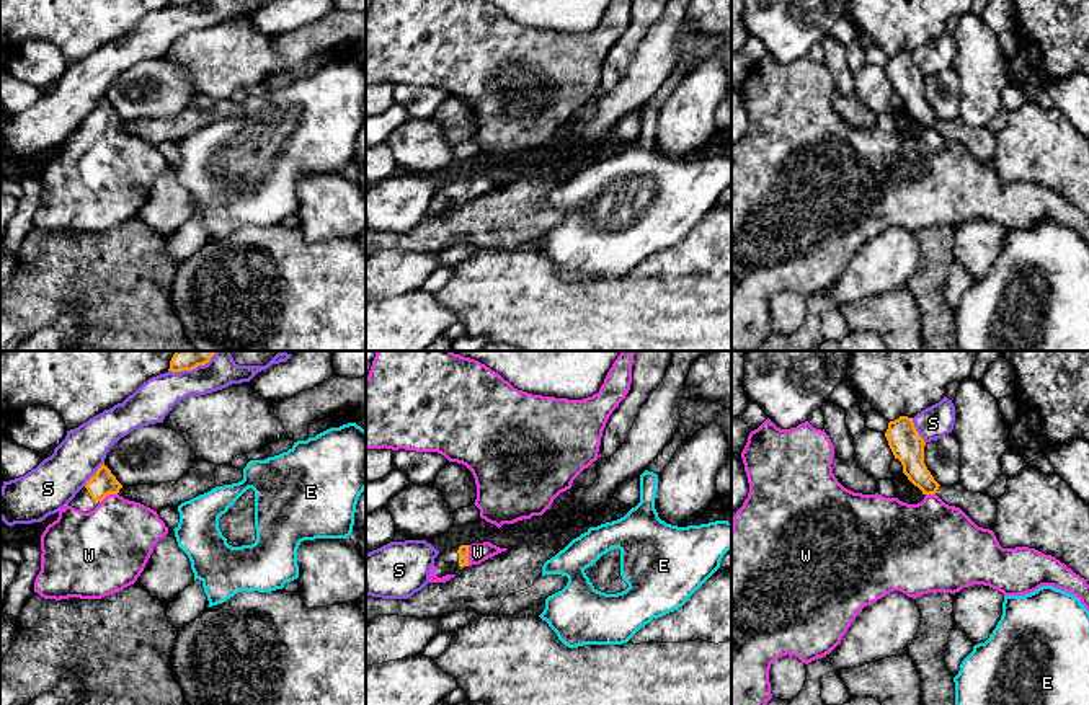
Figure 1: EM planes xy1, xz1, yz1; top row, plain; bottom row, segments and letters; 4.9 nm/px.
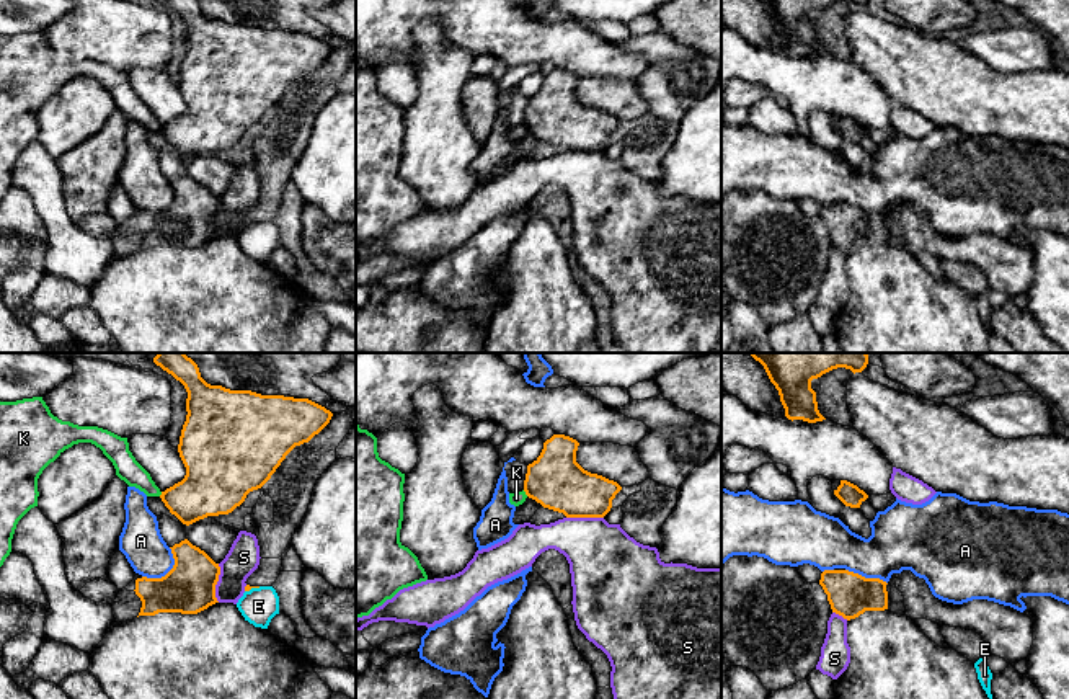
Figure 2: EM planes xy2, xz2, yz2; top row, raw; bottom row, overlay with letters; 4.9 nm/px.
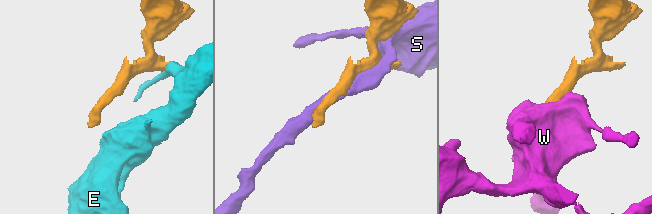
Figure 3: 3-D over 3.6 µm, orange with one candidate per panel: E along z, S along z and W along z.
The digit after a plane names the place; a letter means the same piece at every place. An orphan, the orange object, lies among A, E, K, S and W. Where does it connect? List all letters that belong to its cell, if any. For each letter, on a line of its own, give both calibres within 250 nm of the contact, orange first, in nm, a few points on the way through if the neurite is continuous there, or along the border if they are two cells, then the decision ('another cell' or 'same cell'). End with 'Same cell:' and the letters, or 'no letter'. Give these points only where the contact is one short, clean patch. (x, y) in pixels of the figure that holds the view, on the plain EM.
A: 260/200 nm | along xy2 (170, 182), (173, 200), (160, 211), (142, 211) | another cell
E: 30/180 nm | along xy2 (260, 221), (252, 221), (245, 226) | another cell
K: 280/70 nm | along xz2 (523, 124), (527, 129) | another cell
S: 260/160 nm | another cell
W: 50/100 nm | across xz1 (462, 185), (467, 190), (477, 186) | same cell
Same cell: W

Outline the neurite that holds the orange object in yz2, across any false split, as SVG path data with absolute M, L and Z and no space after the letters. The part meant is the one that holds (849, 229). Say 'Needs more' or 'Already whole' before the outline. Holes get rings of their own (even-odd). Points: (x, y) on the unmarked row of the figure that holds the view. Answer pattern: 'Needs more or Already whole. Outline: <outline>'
Already whole. Outline: M824 204L819 219L827 229L832 247L847 255L865 245L888 243L888 217L880 212L865 212L849 204Z

